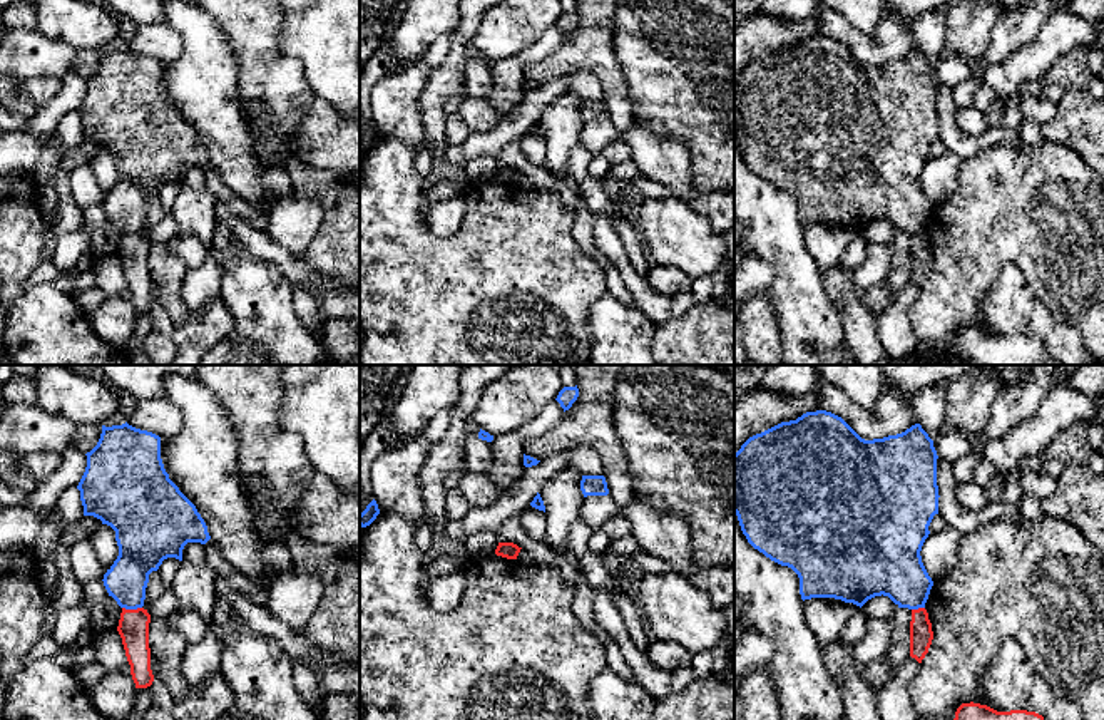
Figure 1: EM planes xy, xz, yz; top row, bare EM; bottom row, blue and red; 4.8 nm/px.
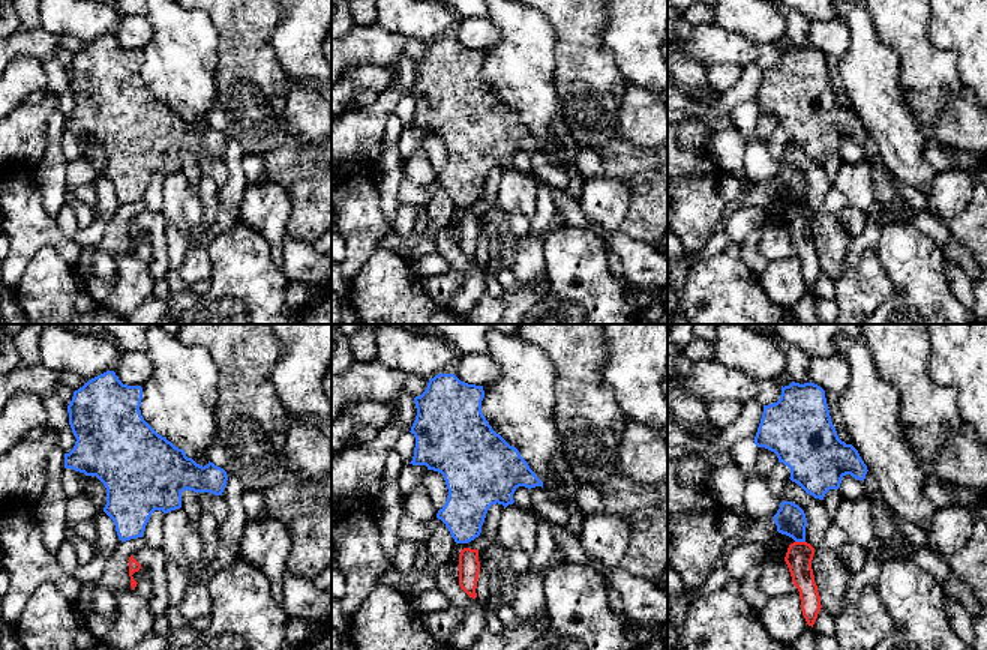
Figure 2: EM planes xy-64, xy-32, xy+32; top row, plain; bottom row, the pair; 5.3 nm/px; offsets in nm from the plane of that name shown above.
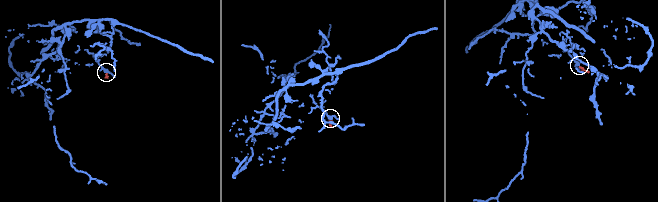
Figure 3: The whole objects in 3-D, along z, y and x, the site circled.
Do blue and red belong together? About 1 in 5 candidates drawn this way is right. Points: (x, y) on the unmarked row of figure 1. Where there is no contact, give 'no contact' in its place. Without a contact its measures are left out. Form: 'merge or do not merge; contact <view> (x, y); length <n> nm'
do not merge; contact xy (132, 233); length 100 nm

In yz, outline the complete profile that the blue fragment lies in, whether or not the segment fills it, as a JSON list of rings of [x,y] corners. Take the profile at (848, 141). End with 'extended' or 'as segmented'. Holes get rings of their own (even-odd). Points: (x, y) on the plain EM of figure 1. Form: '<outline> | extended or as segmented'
[[[806,37],[749,62],[734,79],[734,139],[754,174],[798,199],[803,226],[835,223],[861,233],[883,219],[898,233],[925,233],[933,206],[920,176],[938,139],[937,84],[933,65],[920,49],[897,60],[865,65],[831,37]]] | as segmented

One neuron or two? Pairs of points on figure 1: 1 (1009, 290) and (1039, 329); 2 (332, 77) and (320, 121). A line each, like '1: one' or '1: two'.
1: one
2: two

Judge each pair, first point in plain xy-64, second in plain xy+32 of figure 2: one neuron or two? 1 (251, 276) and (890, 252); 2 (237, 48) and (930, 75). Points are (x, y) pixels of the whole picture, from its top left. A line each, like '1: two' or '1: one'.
1: one
2: one

